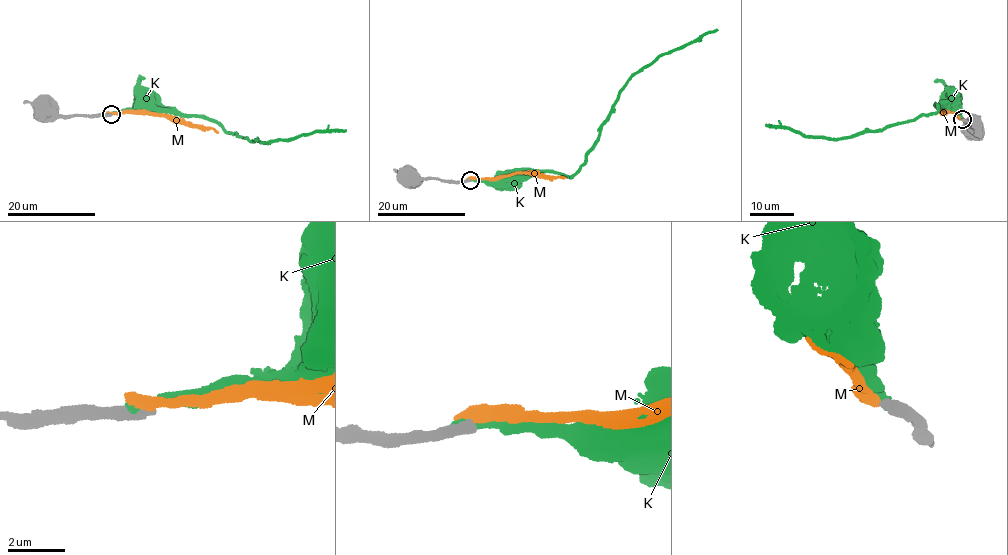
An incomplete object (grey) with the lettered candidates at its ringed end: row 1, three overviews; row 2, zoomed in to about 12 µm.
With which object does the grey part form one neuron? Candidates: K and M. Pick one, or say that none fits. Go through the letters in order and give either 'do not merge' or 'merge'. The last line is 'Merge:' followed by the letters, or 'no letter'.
K: do not merge
M: do not merge
Merge: no letter

